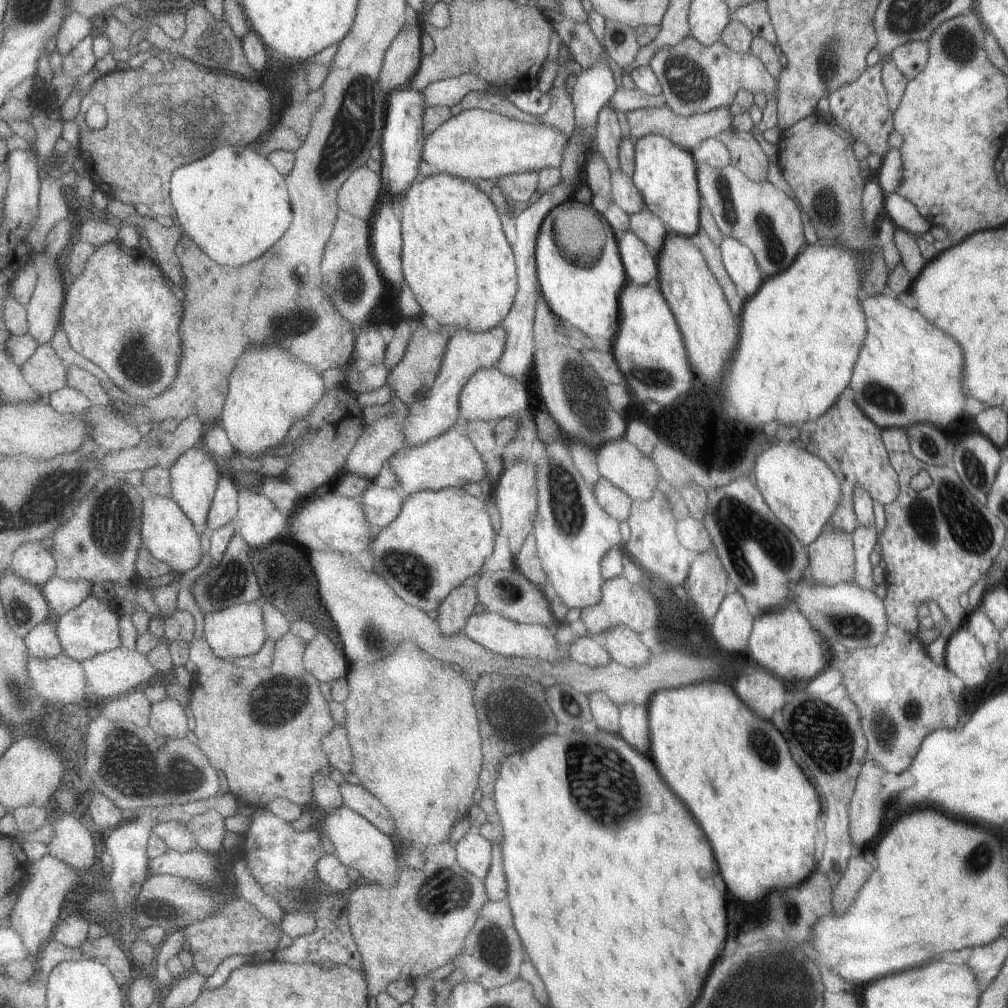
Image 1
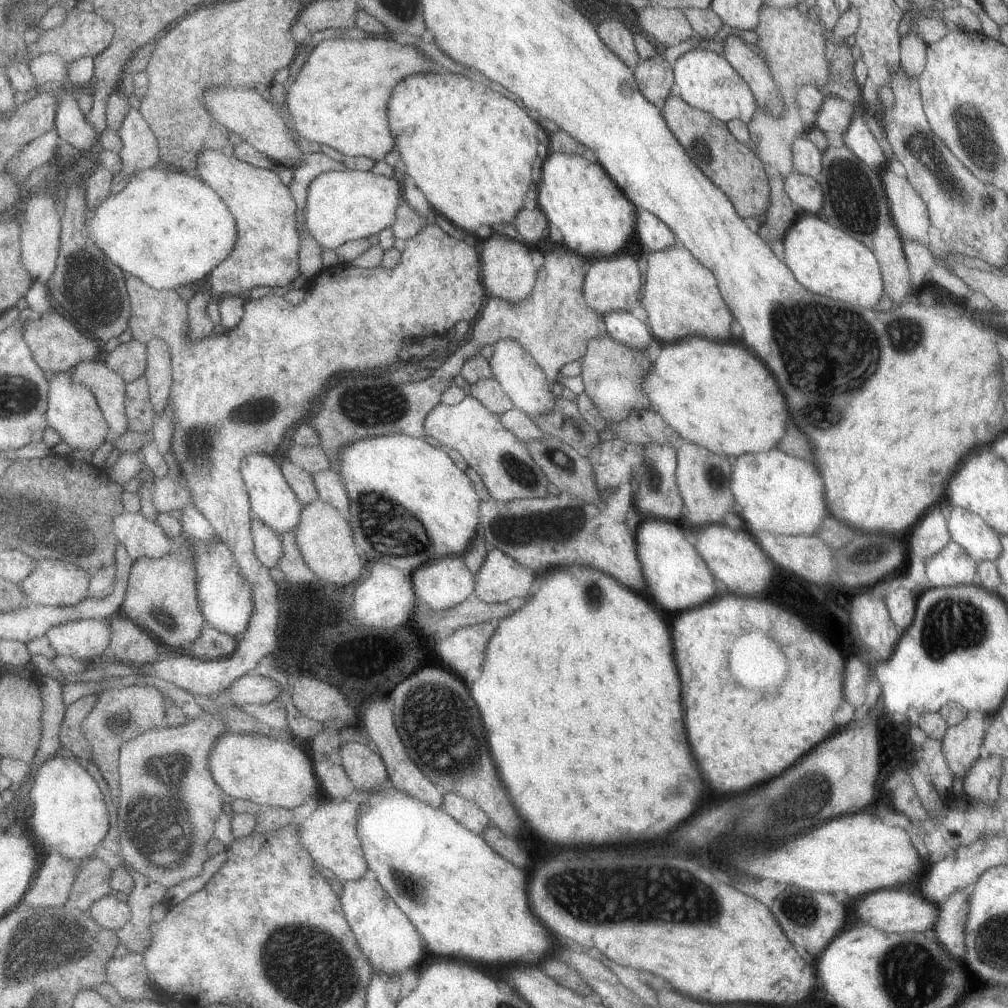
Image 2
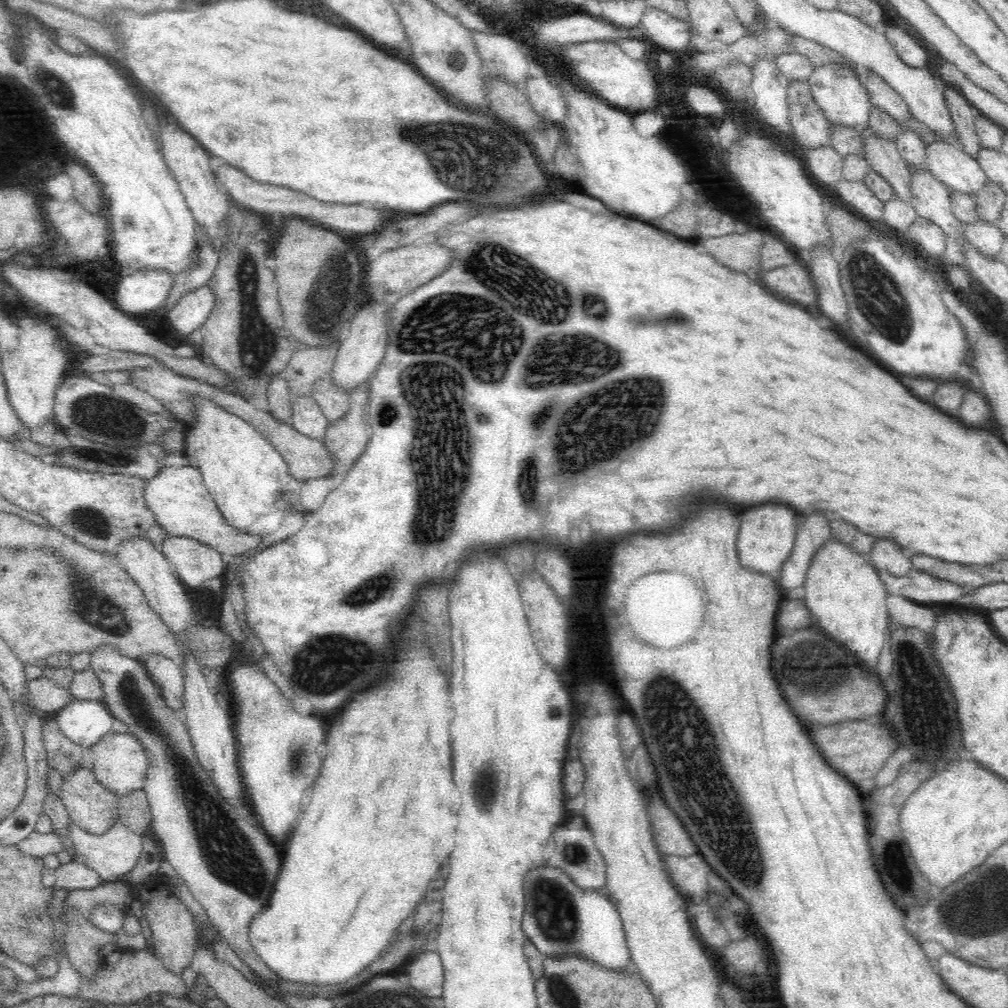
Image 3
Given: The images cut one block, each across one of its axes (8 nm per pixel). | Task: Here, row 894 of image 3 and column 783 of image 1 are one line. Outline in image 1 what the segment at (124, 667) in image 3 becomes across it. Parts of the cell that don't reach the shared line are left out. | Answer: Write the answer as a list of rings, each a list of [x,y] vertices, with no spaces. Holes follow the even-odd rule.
[[[703,164],[697,168],[697,182],[701,188],[703,204],[709,208],[717,228],[725,234],[725,238],[739,240],[751,250],[765,278],[773,278],[791,266],[791,262],[805,246],[799,214],[801,208],[793,198],[789,198],[767,180],[763,184],[749,180],[733,164],[721,170]]]

